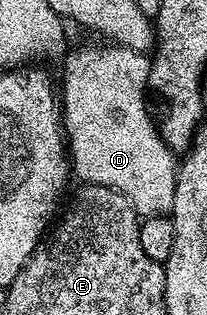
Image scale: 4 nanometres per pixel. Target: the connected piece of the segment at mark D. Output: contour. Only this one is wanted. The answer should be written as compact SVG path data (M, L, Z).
M105 45L70 48L63 58L65 66L61 69L61 81L65 86L60 86L59 101L63 106L63 133L67 138L72 172L81 183L117 190L131 203L138 218L172 214L179 161L174 150L163 143L149 115L147 79L150 58L145 53L136 53L134 49Z

